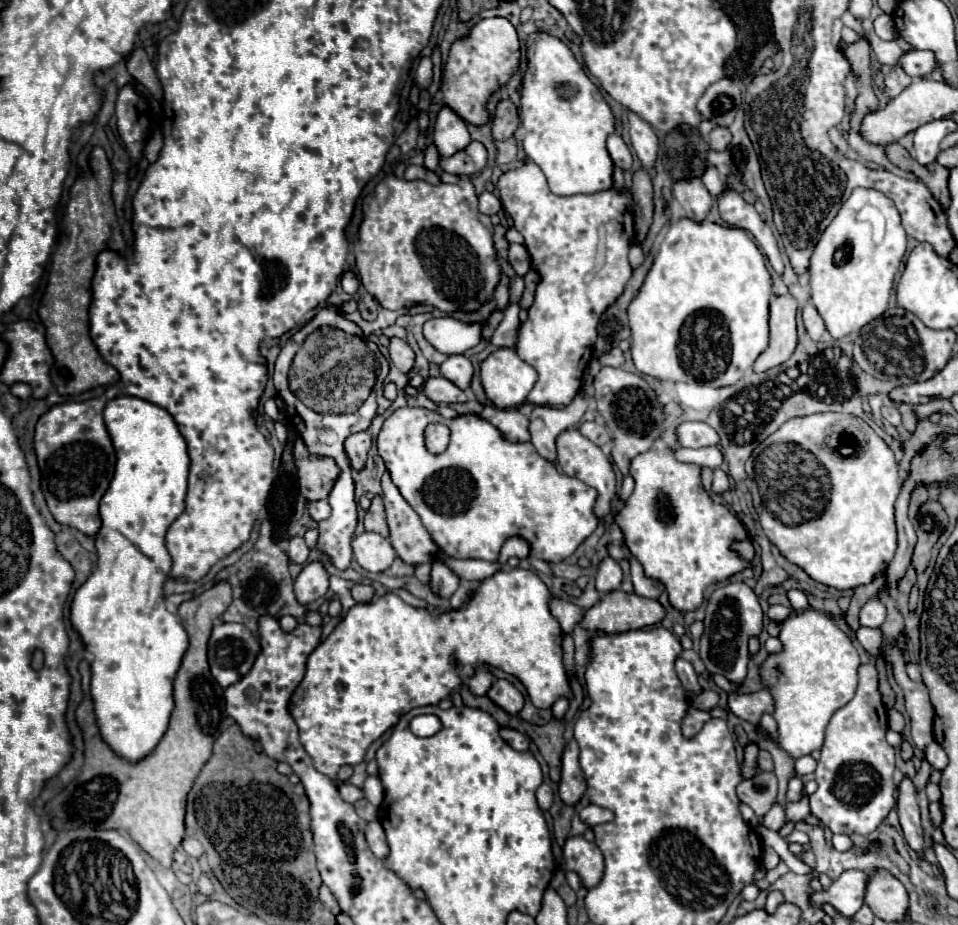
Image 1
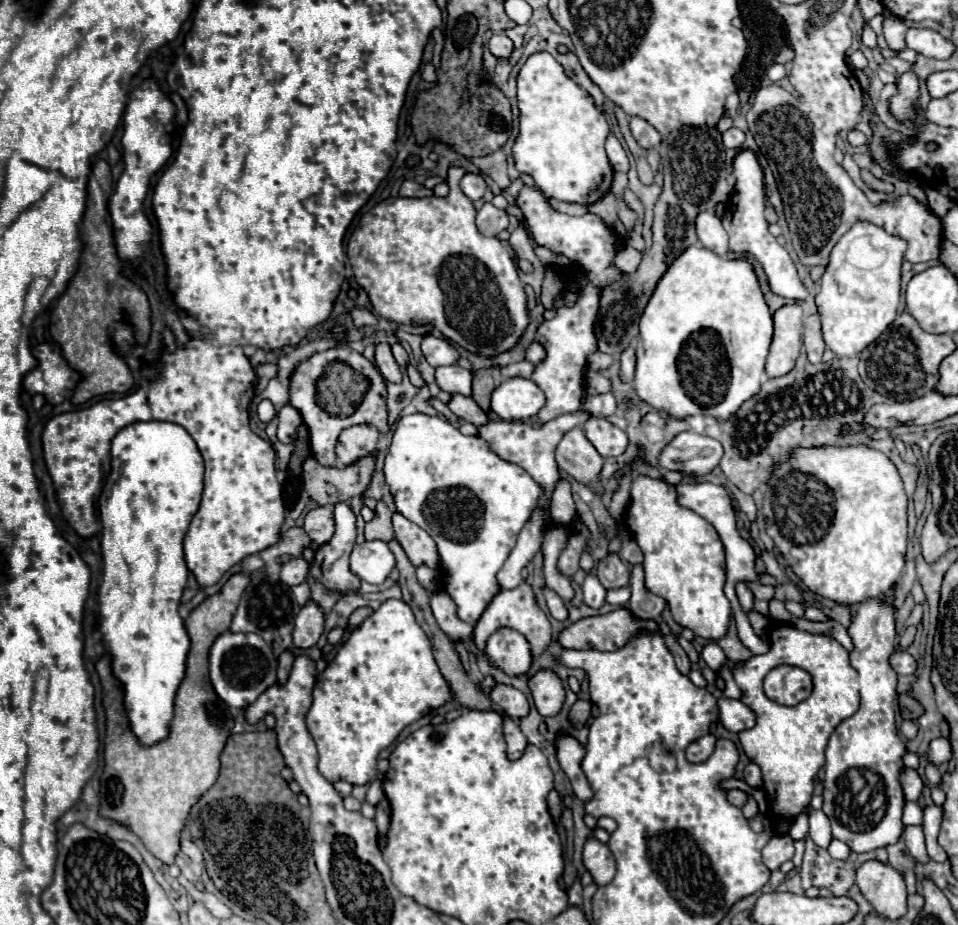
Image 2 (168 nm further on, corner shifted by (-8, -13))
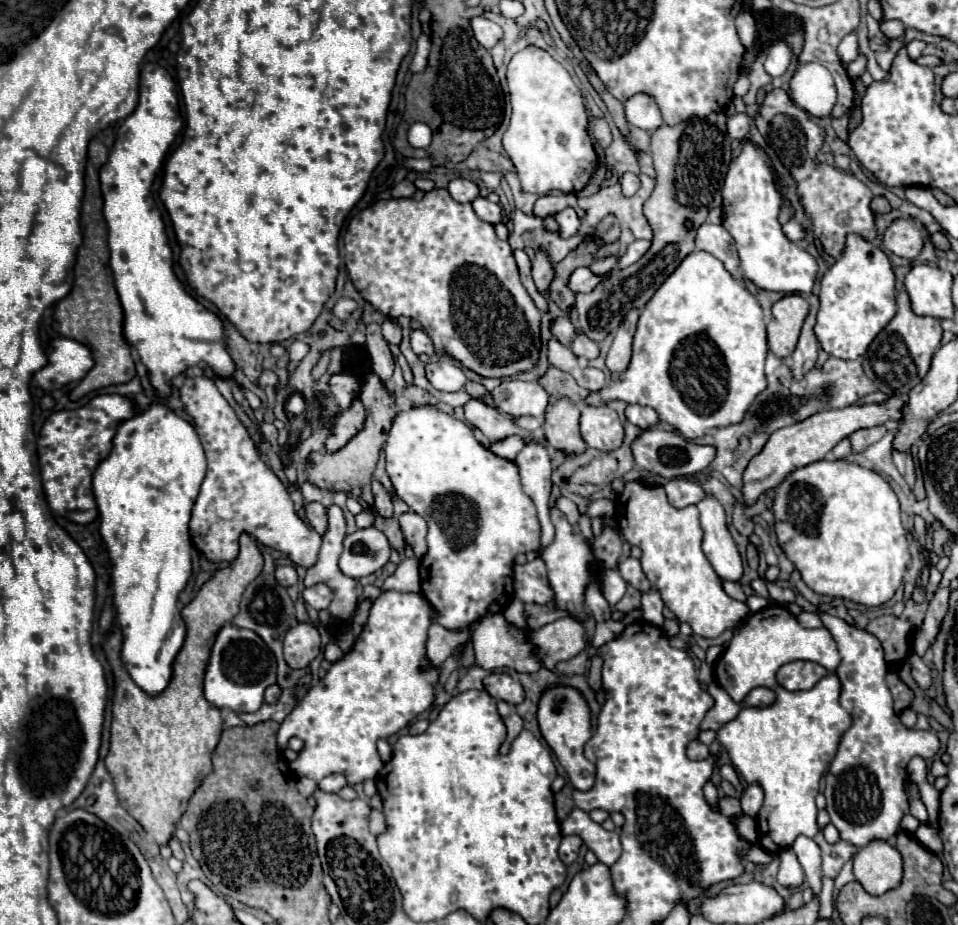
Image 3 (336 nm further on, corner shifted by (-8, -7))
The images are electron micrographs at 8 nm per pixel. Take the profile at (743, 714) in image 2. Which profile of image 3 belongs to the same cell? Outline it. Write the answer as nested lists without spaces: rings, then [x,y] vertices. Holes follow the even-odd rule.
[[[716,683],[708,685],[708,693],[714,697],[714,705],[706,713],[704,721],[700,721],[700,731],[706,731],[706,729],[718,731],[722,725],[726,725],[728,721],[732,721],[736,717],[736,713],[740,713],[740,705],[734,703],[728,697],[728,693],[724,693],[724,689],[718,687]]]

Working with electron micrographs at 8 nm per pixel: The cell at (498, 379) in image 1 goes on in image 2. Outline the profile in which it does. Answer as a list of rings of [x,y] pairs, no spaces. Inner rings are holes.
[[[510,377],[492,393],[492,411],[506,421],[532,419],[542,409],[546,397],[542,389],[524,377]]]

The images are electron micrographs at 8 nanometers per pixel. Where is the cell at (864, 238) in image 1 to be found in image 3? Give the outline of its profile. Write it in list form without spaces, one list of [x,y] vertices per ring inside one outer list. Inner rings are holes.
[[[848,235],[842,257],[828,269],[820,283],[820,309],[814,333],[820,347],[838,359],[856,359],[868,351],[874,337],[896,313],[894,271],[888,257],[858,235]]]

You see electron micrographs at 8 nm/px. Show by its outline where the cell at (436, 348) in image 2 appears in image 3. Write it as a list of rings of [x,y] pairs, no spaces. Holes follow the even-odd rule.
[[[416,329],[410,333],[410,347],[416,355],[420,353],[426,353],[426,355],[434,355],[434,345],[430,341],[430,337],[422,331],[422,329]]]

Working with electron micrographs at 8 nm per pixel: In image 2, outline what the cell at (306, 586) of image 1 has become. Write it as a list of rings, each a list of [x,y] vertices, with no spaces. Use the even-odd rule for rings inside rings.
[[[308,601],[296,615],[294,645],[308,649],[318,643],[324,631],[324,609],[316,601]]]

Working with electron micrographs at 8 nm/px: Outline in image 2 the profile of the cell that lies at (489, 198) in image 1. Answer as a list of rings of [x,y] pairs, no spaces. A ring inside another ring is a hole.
[[[484,203],[484,207],[478,211],[476,225],[482,235],[496,237],[502,229],[508,227],[508,215],[506,215],[506,211],[494,207],[492,203]]]

